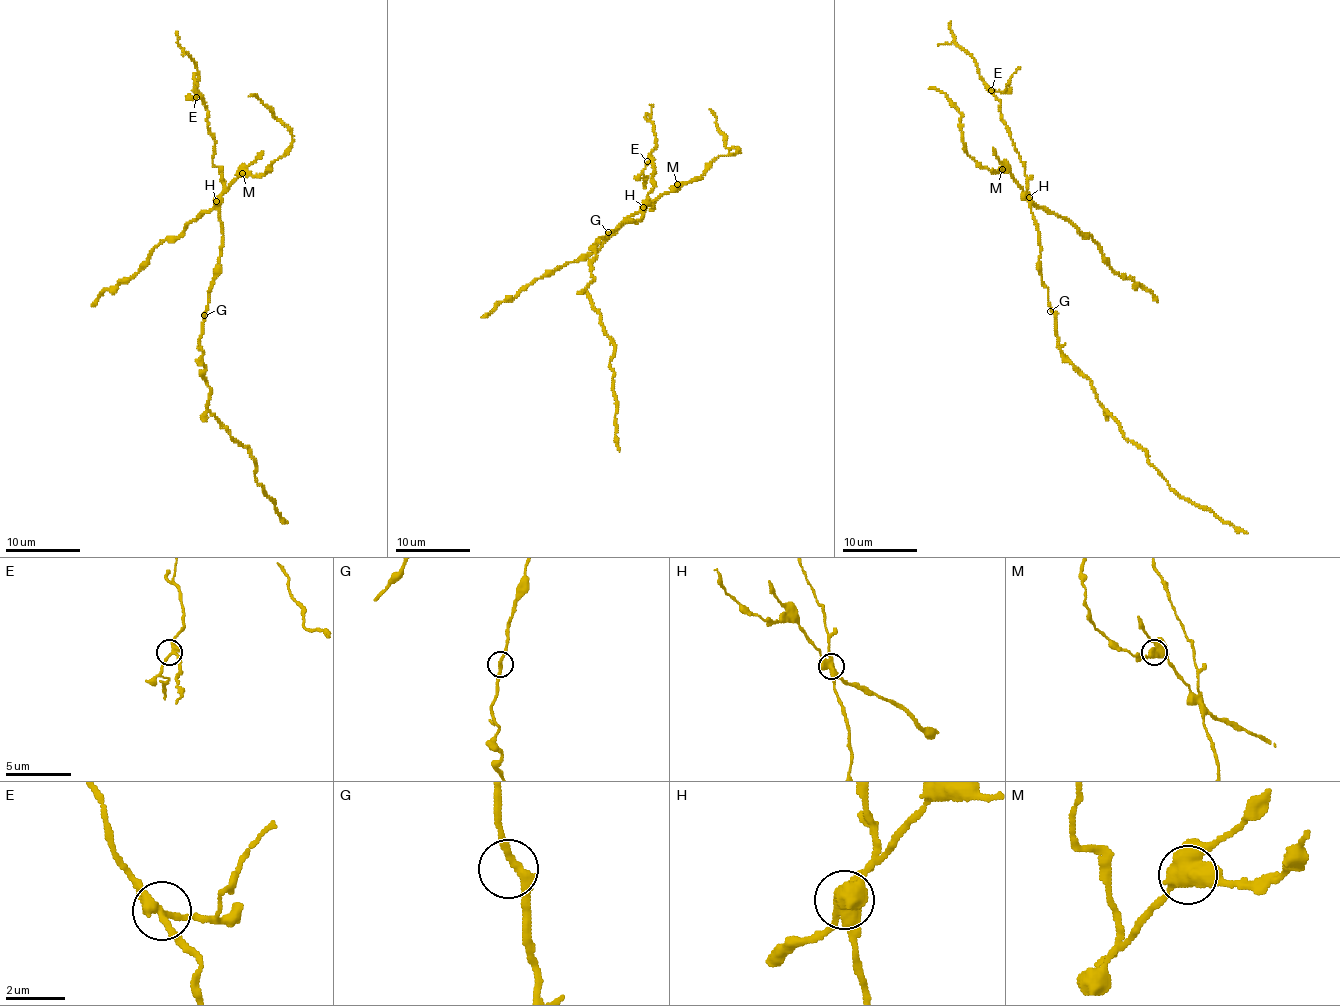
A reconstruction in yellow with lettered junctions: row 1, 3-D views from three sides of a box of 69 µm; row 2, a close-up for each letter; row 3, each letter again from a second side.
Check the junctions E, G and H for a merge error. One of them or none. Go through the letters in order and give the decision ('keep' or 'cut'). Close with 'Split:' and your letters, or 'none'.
E: keep
G: keep
H: cut
Split: H

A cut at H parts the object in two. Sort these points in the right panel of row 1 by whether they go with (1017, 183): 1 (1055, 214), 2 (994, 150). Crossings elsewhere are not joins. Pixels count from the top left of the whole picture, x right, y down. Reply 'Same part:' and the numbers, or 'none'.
Same part: 1, 2

